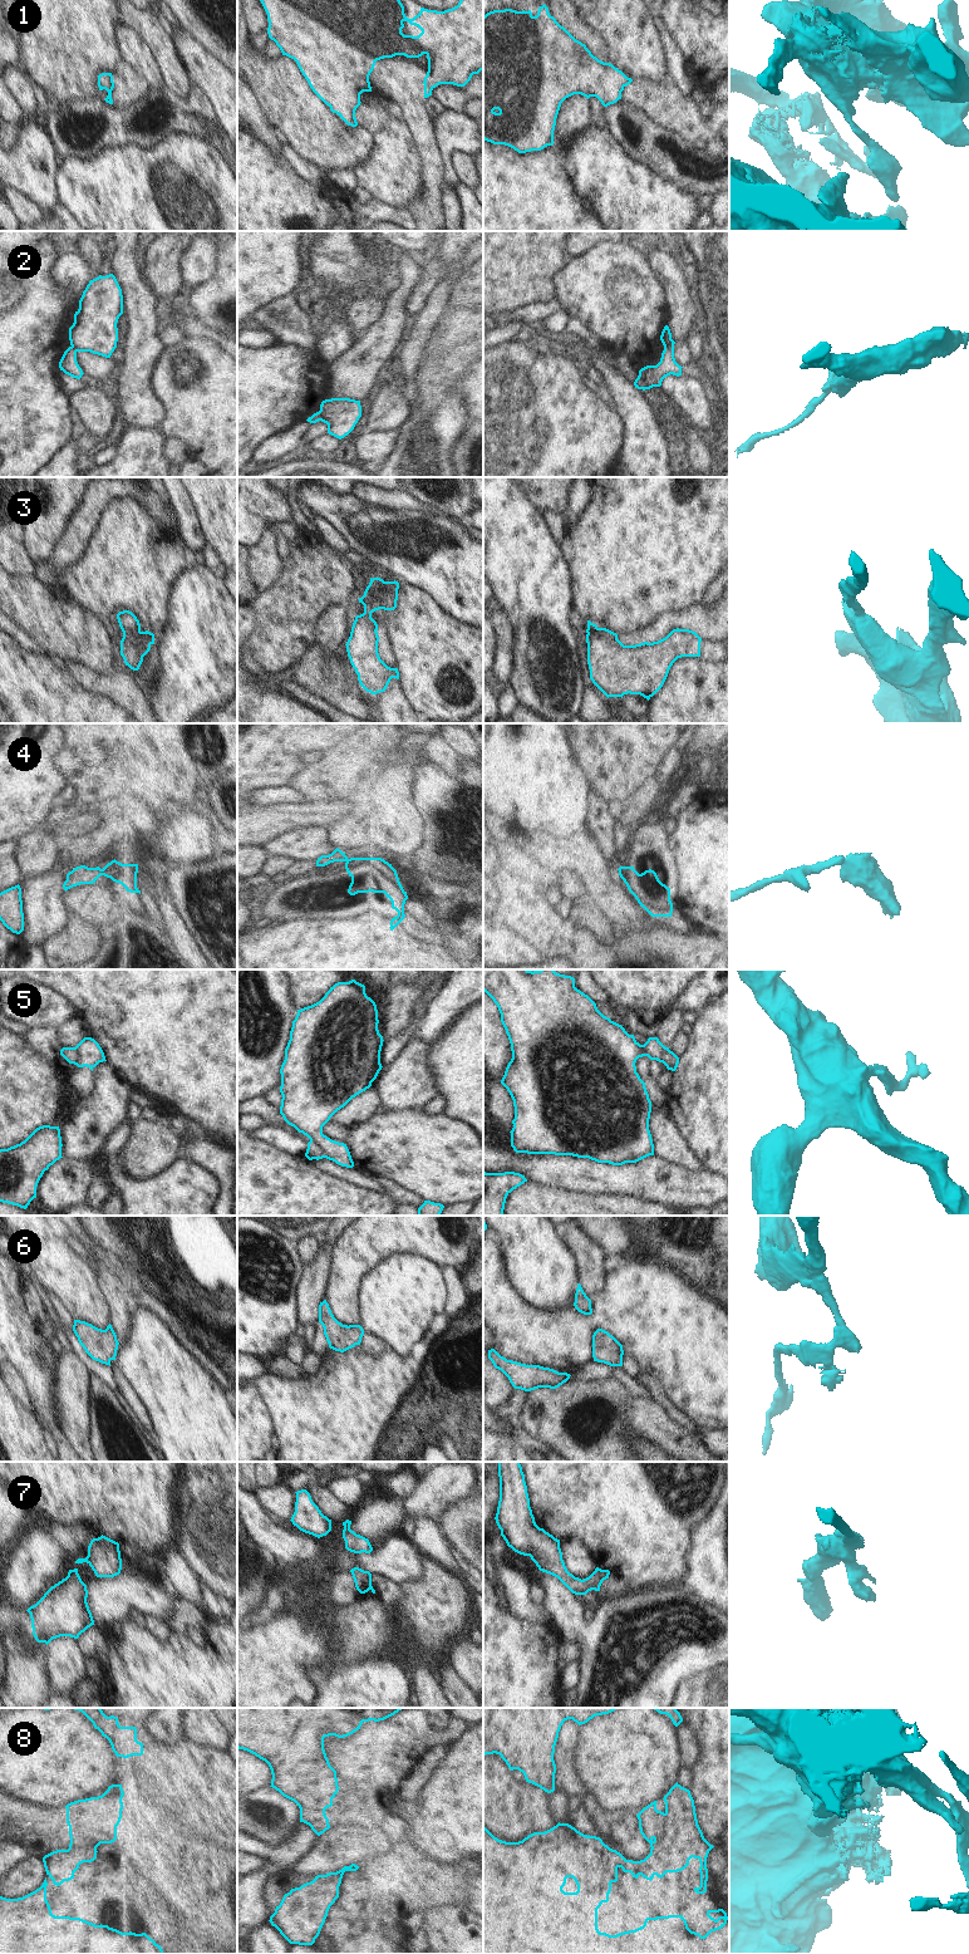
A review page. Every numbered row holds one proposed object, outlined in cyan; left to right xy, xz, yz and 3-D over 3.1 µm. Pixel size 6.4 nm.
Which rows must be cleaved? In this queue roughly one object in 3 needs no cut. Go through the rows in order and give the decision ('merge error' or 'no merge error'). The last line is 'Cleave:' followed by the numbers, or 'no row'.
1: no merge error
2: merge error
3: merge error
4: merge error
5: merge error
6: no merge error
7: no merge error
8: merge error
Cleave: 2, 3, 4, 5, 8

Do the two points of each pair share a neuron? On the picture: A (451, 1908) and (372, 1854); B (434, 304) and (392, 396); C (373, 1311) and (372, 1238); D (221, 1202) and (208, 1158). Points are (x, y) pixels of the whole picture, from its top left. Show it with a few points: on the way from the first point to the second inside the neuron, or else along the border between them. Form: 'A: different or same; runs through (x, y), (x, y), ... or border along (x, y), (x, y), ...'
A: same; runs through (431, 1895), (423, 1891), (392, 1862)
B: different; border along (398, 373), (402, 378), (402, 396), (408, 406)
C: different; border along (398, 1255), (377, 1263), (363, 1279), (358, 1295)
D: same; runs through (224, 1191), (224, 1176), (220, 1169)

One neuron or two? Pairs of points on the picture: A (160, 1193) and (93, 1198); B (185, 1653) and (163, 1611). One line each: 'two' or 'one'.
A: two
B: two

